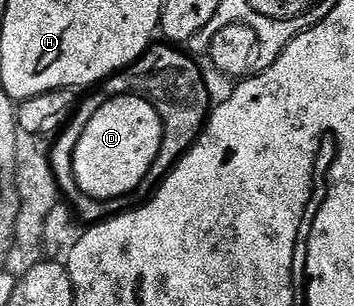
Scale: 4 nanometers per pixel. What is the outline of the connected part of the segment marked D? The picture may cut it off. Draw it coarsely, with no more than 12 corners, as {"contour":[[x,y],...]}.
{"contour":[[129,92],[107,97],[74,154],[76,184],[133,195],[160,152],[161,118]]}

